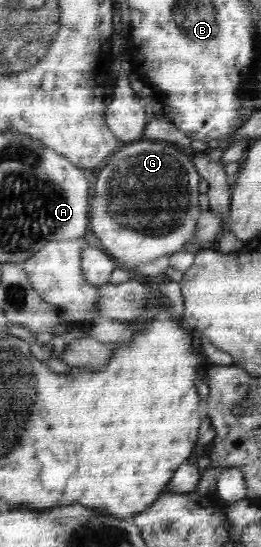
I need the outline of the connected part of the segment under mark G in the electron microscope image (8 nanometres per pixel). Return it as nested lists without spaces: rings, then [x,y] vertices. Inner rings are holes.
[[[136,140],[134,142],[127,142],[124,145],[115,151],[115,153],[106,161],[106,163],[101,166],[102,170],[98,173],[98,179],[94,183],[94,196],[90,201],[90,213],[89,213],[89,223],[90,231],[100,239],[102,243],[101,247],[114,259],[117,259],[120,263],[120,266],[123,266],[126,269],[132,270],[136,273],[136,267],[140,263],[150,263],[163,255],[179,252],[182,250],[182,246],[185,243],[195,243],[193,241],[196,224],[198,223],[199,218],[202,213],[200,210],[200,205],[198,203],[198,185],[202,180],[201,176],[198,174],[194,164],[190,163],[190,157],[184,155],[179,149],[180,147],[174,142],[170,141],[154,141],[154,140]]]

